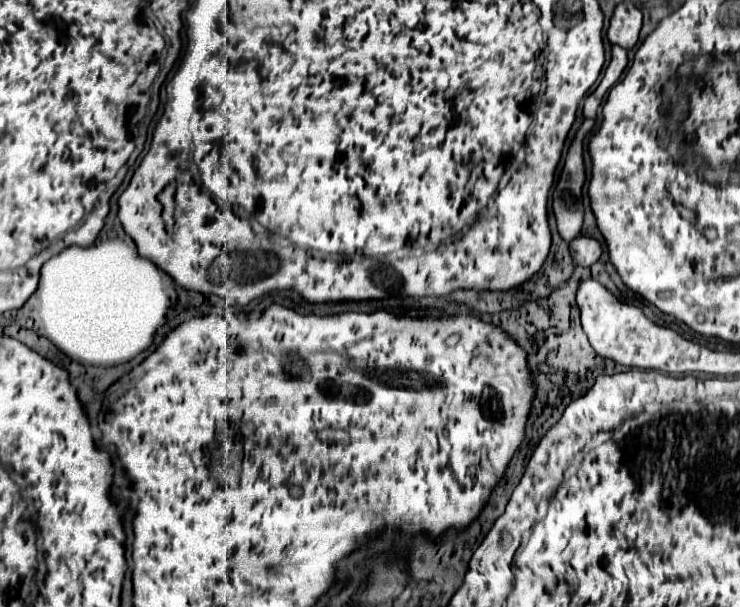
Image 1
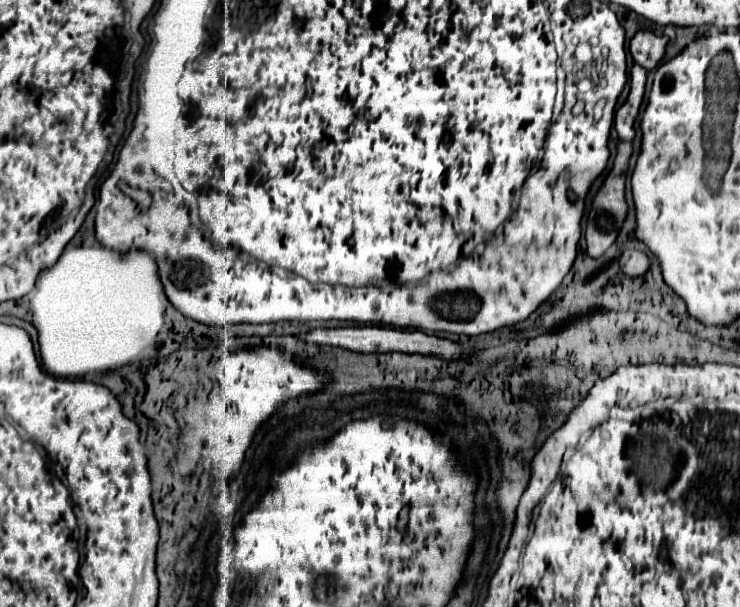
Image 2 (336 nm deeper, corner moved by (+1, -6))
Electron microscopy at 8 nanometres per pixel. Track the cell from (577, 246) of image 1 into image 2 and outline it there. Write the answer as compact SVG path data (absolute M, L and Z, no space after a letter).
M625 250L619 256L619 266L621 266L623 274L627 274L627 276L639 276L639 274L645 274L647 272L649 260L639 250Z

